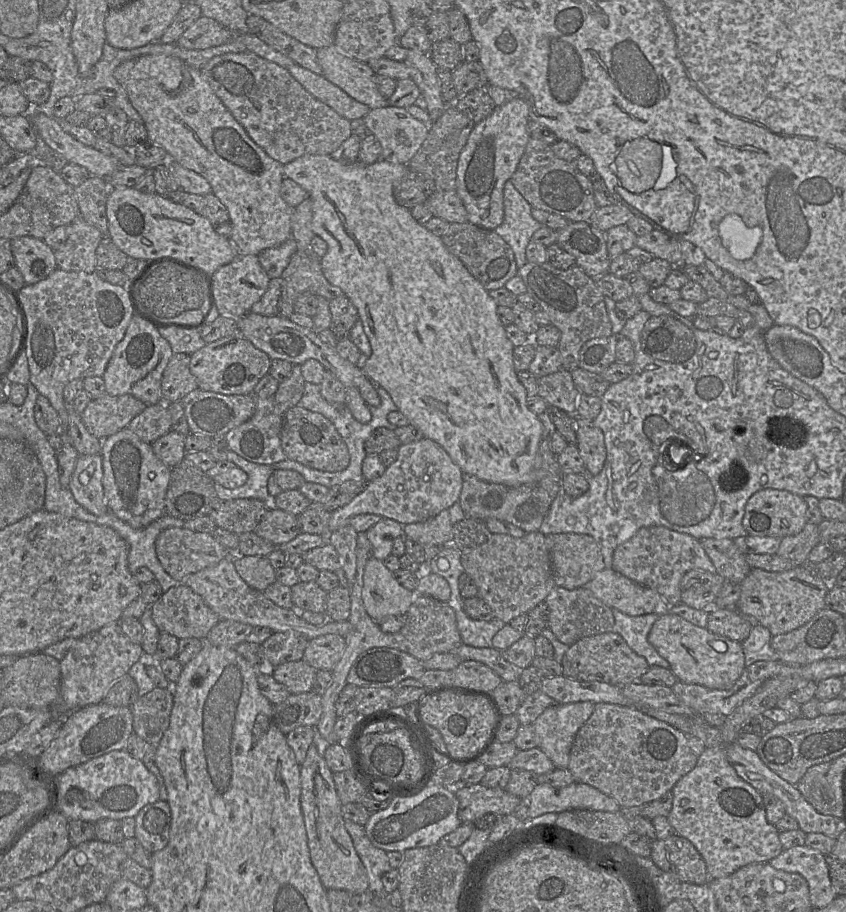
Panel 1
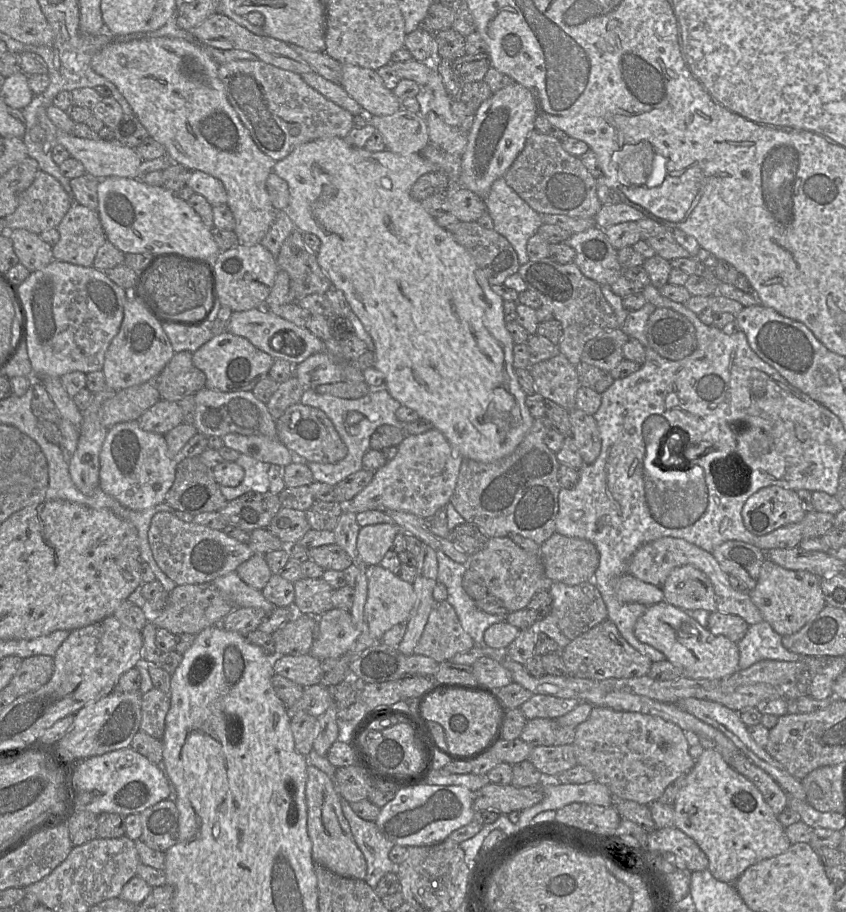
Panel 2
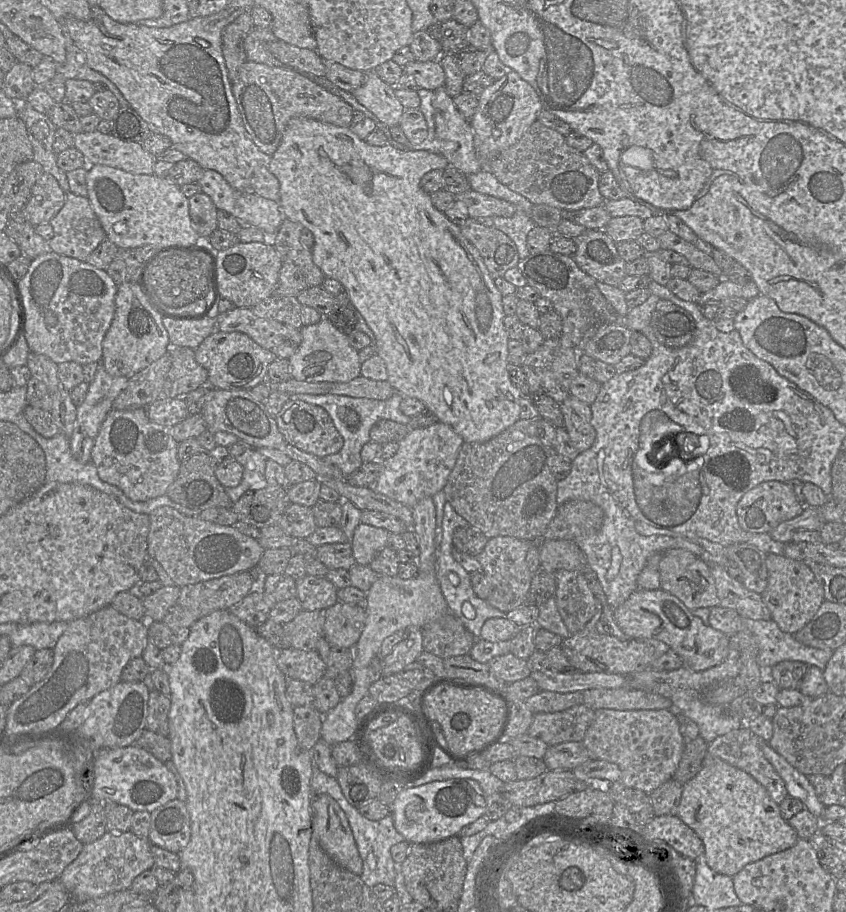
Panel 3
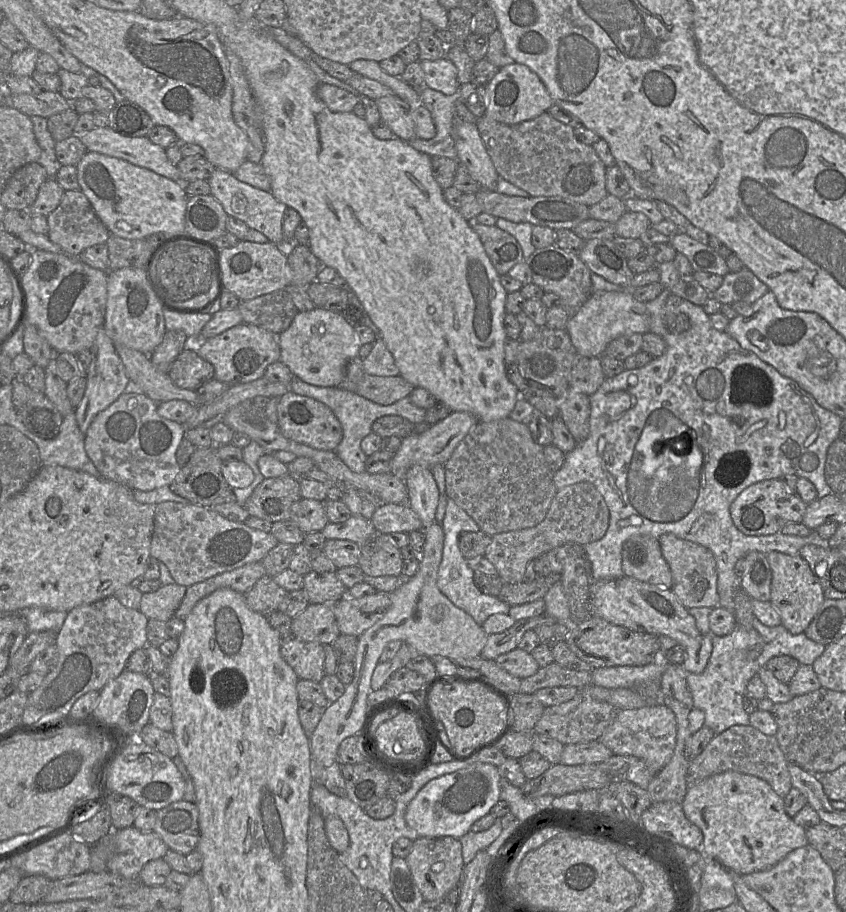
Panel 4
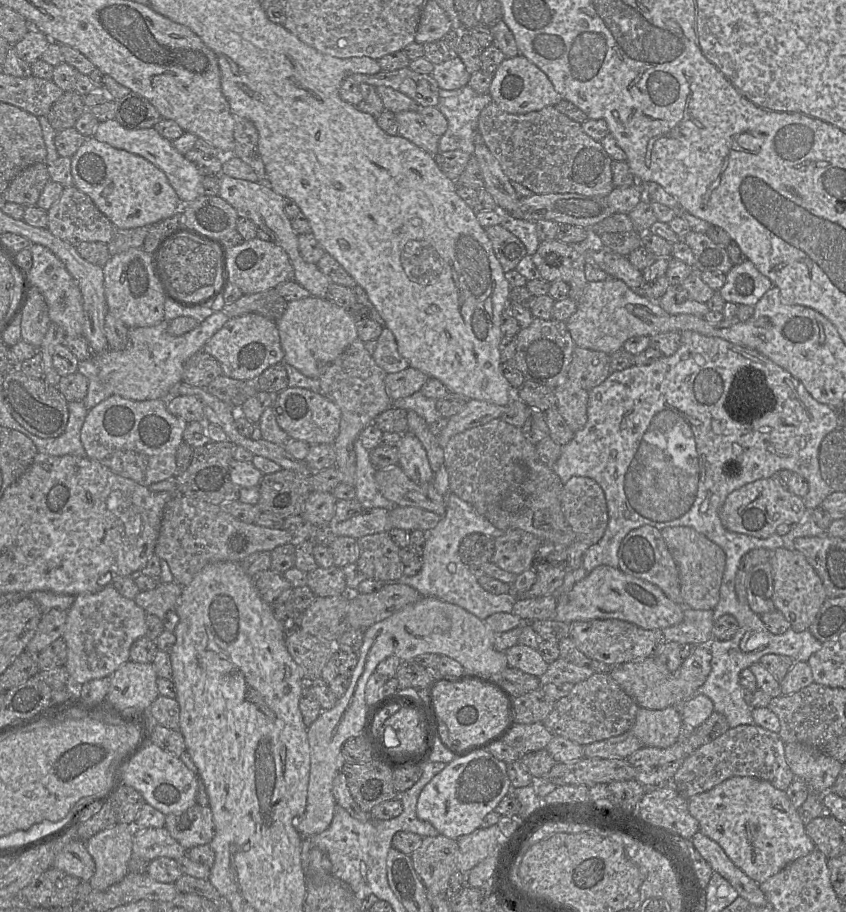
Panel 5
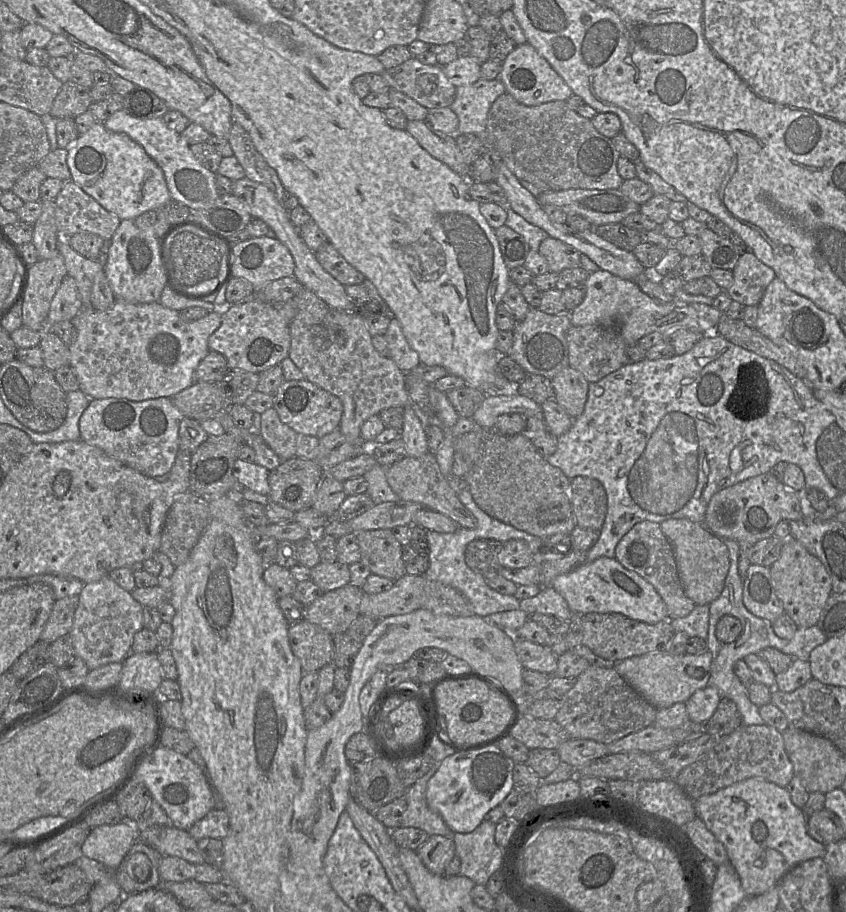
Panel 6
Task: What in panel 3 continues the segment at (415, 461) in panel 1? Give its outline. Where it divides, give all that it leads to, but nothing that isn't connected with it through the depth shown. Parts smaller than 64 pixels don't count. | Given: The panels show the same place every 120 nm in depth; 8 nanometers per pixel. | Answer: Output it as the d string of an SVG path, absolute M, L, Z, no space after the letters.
M442 422L411 430L399 443L396 454L382 462L382 471L372 487L376 492L412 508L423 498L433 497L444 489L463 443L463 438Z

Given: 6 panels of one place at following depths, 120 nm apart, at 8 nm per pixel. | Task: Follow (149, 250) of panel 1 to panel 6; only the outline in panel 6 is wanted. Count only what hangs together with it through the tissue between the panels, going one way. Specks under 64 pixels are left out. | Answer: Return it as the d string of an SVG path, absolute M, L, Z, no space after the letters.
M102 122L71 144L67 165L72 181L121 220L135 220L149 210L164 208L172 200L163 170L145 149L127 134L108 130Z

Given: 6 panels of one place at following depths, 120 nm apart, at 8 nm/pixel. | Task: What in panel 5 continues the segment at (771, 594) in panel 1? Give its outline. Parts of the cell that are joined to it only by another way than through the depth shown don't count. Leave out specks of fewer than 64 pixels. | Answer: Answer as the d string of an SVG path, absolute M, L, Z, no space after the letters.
M778 548L770 561L774 580L773 601L796 632L808 630L828 598L823 583L805 556L795 549Z

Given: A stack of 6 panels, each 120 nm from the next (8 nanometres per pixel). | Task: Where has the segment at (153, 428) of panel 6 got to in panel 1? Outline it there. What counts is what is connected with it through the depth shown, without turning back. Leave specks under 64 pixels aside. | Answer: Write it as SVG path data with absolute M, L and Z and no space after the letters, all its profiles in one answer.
M124 428L103 440L101 456L103 488L109 512L134 529L145 528L165 514L171 468L156 457L151 444Z

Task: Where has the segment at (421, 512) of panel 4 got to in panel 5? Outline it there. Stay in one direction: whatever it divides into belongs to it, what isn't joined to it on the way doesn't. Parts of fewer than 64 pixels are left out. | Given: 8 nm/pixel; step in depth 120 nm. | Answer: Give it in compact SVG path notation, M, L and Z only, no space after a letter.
M409 431L402 434L398 445L399 463L404 473L416 483L432 482L434 474L425 448L420 440Z

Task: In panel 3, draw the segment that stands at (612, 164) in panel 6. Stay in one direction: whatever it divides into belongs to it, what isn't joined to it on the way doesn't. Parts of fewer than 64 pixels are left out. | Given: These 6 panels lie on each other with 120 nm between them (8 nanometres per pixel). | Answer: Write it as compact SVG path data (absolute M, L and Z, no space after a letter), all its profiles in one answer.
M539 120L531 124L517 143L500 152L489 162L483 163L483 169L489 170L496 178L527 198L534 205L546 204L561 210L580 210L603 205L605 198L599 191L599 172L587 159L583 152L569 146L566 136L545 126Z

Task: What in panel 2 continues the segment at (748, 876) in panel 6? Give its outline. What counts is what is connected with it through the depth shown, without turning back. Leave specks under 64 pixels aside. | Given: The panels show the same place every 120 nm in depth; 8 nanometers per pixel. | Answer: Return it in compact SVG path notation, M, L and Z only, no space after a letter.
M698 749L695 764L687 773L674 803L674 827L691 837L706 854L714 878L734 883L751 865L784 853L791 846L785 828L765 802L759 789L726 763L716 749Z

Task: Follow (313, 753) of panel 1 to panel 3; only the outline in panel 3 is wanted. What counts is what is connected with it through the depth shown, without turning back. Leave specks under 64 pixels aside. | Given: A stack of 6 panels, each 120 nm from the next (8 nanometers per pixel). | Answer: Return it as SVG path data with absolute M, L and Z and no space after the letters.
M327 794L313 800L312 832L320 847L335 863L360 876L362 859L347 817Z

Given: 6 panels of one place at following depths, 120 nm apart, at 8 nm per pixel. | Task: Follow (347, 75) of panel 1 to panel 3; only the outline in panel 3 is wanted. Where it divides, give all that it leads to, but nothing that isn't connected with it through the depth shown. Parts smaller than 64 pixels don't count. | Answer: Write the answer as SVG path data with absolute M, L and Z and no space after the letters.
M374 70L367 72L364 83L351 93L381 123L399 126L405 108L396 98L394 87L382 81Z

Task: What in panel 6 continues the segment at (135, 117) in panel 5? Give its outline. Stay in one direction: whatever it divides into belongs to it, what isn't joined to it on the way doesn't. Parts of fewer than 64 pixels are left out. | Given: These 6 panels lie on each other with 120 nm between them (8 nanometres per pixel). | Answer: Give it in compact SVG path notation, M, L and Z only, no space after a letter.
M136 86L124 97L123 110L139 119L163 117L170 109L166 102L152 91Z

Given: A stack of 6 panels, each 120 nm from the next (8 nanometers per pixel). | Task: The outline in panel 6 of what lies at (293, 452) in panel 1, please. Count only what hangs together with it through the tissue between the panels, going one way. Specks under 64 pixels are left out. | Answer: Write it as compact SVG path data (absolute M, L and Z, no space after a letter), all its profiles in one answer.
M307 379L284 381L274 397L273 408L276 410L281 422L298 434L320 439L339 429L343 414L342 401Z

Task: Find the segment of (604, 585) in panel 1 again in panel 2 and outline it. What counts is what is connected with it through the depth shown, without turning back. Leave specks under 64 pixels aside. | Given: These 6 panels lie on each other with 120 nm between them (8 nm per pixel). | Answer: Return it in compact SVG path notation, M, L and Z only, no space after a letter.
M626 573L615 580L615 593L618 600L623 603L650 606L665 601L662 588Z

